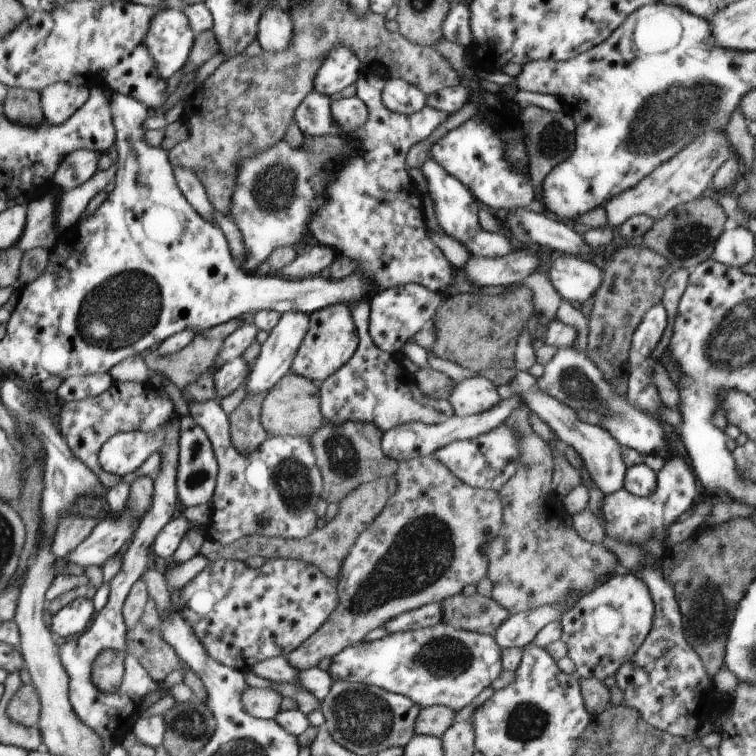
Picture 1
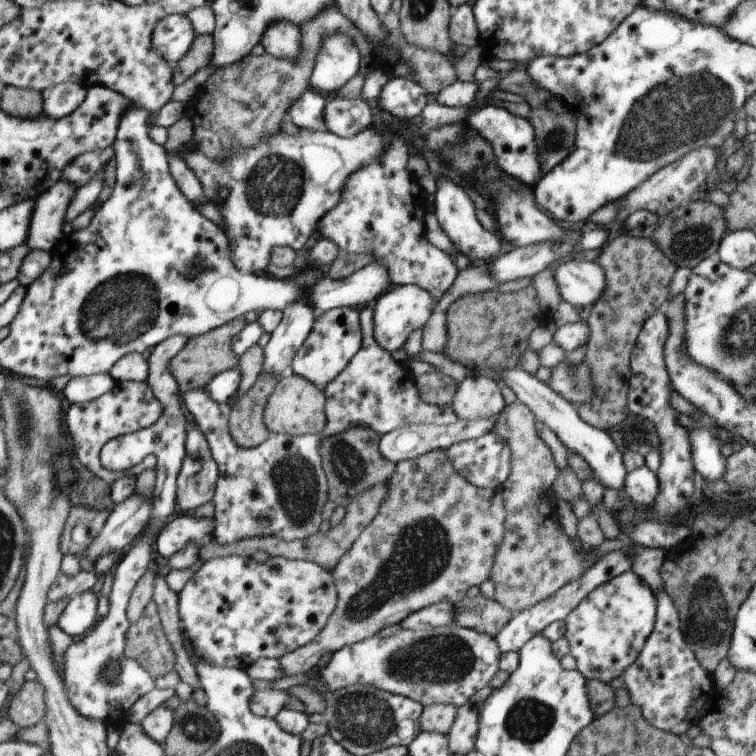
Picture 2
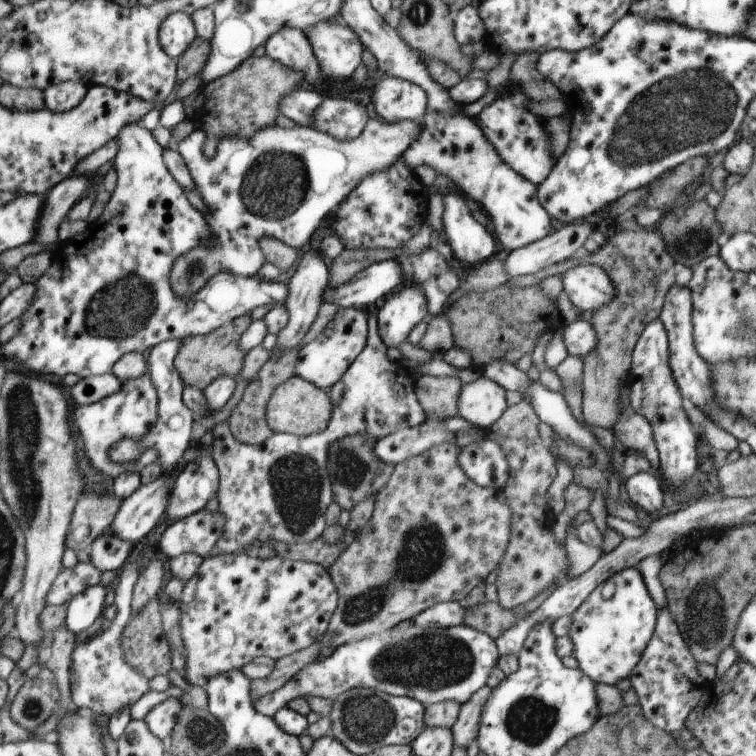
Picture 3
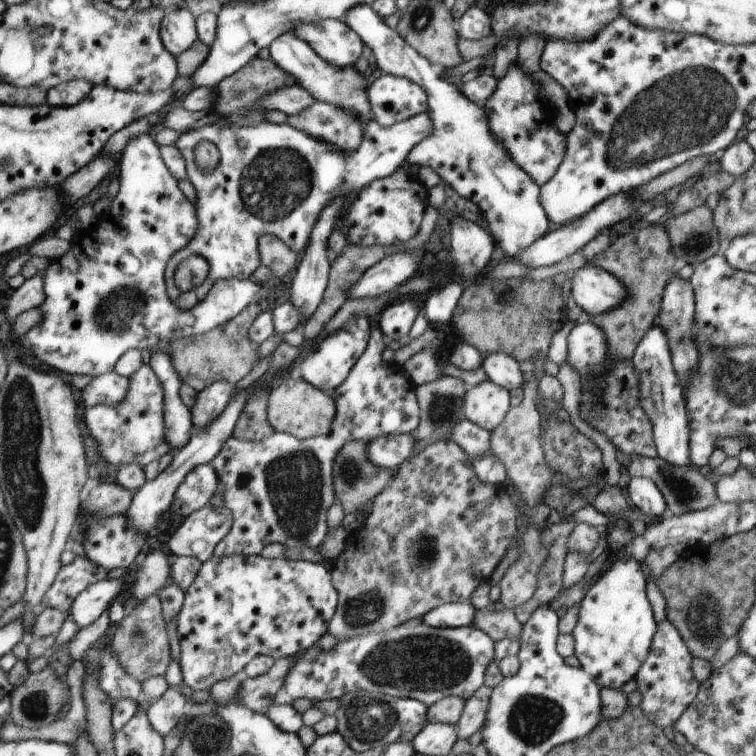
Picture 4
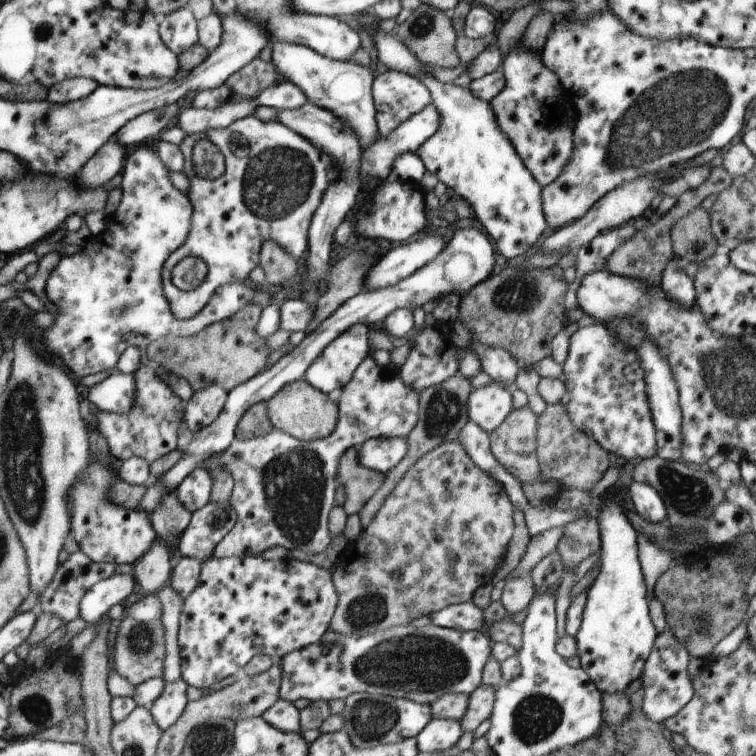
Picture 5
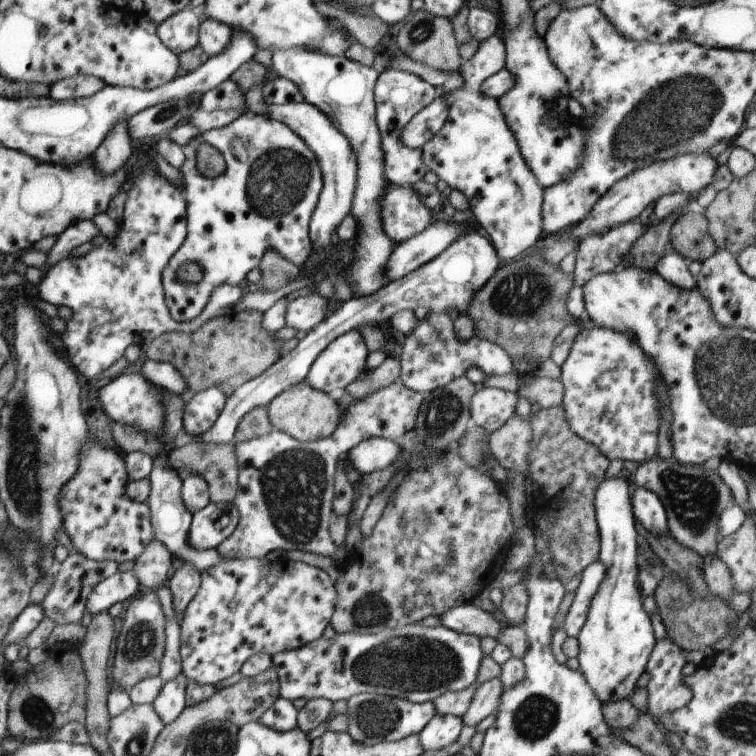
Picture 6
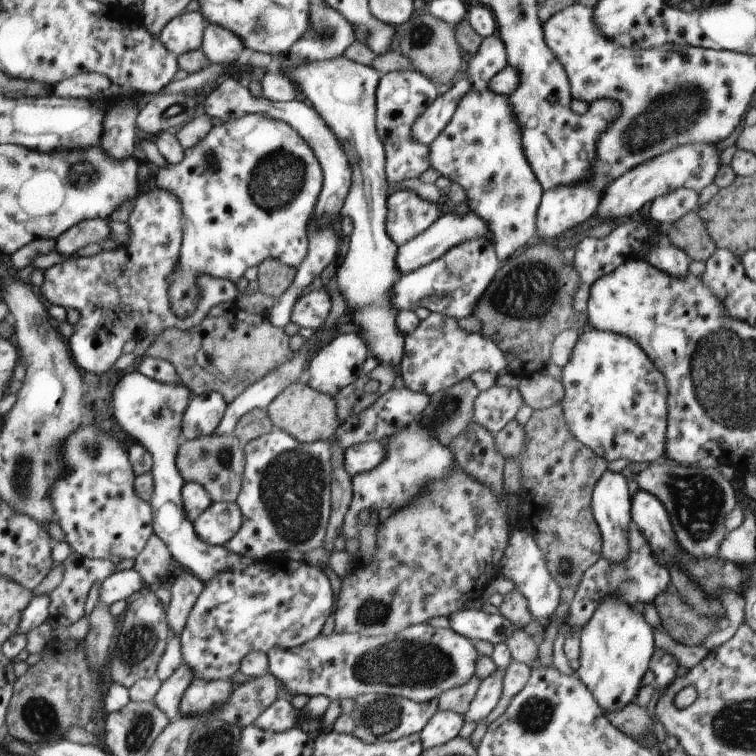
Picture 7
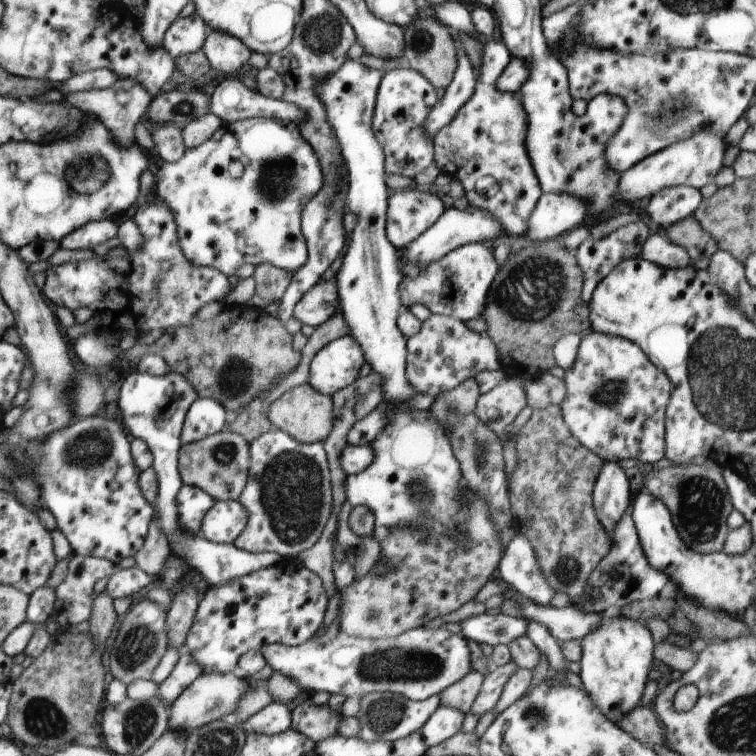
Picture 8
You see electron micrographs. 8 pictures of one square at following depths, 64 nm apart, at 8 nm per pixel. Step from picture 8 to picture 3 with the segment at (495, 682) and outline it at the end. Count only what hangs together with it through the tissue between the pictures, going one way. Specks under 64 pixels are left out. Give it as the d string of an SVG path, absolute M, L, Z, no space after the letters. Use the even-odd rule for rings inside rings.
M486 684L480 690L477 690L470 700L461 704L459 715L451 727L453 732L453 741L456 746L467 746L477 738L481 723L482 711L484 705L490 696L491 688Z

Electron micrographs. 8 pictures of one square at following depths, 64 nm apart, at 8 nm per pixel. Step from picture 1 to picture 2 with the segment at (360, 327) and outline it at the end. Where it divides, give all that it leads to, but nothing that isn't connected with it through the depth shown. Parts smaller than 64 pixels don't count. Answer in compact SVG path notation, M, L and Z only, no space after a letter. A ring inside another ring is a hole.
M368 305L359 309L363 341L360 350L352 357L348 366L324 390L327 401L325 413L327 423L324 430L318 434L291 435L270 433L261 445L246 448L237 445L228 432L228 413L224 406L214 402L205 389L194 389L181 393L186 408L200 425L201 431L208 441L212 458L219 468L216 492L213 496L215 504L214 538L218 544L234 544L242 539L252 537L278 537L285 541L306 541L319 532L322 524L322 508L328 501L327 476L325 475L320 445L322 439L331 435L343 433L350 427L370 427L380 436L392 432L394 429L418 423L434 423L448 425L457 422L458 418L450 404L422 399L415 383L415 375L403 362L392 359L390 352L379 346L374 336L374 311Z

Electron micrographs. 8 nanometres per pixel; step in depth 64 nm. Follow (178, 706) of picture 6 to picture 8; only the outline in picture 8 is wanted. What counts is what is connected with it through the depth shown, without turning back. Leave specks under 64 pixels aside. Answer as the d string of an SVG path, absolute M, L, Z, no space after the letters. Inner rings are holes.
M186 646L179 650L179 660L171 674L159 685L158 696L167 704L178 698L179 694L200 674L202 667L191 659Z

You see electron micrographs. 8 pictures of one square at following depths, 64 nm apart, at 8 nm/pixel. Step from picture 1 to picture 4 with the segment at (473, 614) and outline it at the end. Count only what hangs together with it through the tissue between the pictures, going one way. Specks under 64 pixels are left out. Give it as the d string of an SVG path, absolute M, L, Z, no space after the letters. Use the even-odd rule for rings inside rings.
M491 605L484 610L477 610L474 628L483 630L497 643L502 639L518 639L523 631L521 624L514 615L512 609L504 609L501 612L489 611Z

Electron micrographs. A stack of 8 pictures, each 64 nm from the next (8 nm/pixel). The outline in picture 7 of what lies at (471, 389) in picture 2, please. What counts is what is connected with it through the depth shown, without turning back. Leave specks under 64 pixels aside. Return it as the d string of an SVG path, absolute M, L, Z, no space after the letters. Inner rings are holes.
M494 385L479 392L472 420L495 435L514 419L523 404L525 402L518 388Z

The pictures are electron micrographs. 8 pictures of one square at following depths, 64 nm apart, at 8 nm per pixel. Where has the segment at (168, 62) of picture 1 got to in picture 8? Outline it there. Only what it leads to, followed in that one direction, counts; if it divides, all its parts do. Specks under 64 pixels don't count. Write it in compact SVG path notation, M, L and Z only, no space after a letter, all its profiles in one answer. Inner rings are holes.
M196 13L185 18L175 19L164 33L162 47L177 59L200 50L205 43L206 25Z

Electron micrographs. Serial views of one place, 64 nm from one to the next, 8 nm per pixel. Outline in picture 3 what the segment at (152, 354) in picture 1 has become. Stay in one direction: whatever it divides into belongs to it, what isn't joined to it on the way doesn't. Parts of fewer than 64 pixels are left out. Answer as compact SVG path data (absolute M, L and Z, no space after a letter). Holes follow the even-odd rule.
M248 313L208 334L181 339L180 351L173 363L183 380L183 386L188 385L203 391L214 379L224 375L238 380L241 376L244 358L248 353L248 350L246 352L241 350L239 343L242 333L250 326L252 321L250 313Z

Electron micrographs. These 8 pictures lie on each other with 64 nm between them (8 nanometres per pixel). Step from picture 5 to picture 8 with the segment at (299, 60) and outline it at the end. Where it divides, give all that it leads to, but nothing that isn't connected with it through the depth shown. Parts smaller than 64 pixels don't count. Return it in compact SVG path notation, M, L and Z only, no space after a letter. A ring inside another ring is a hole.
M348 58L330 78L319 79L315 83L315 93L327 108L327 121L338 139L347 166L349 178L347 187L349 191L346 195L343 214L350 211L357 216L358 220L358 224L353 228L348 252L346 252L344 260L342 260L343 264L336 275L339 306L346 321L346 326L349 326L348 335L353 336L362 347L365 362L370 364L372 372L381 376L383 394L381 402L392 405L393 401L401 401L402 403L409 401L418 392L406 376L407 338L401 333L397 325L397 318L403 305L398 290L403 274L400 274L400 268L398 268L398 249L390 244L389 238L386 236L387 204L391 191L384 181L385 156L372 128L375 100L383 73L384 71L366 67L359 60L355 61Z

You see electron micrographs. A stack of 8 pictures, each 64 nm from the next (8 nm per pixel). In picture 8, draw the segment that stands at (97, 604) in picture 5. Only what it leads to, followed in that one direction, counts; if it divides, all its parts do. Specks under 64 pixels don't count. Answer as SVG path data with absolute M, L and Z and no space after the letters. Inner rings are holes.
M138 566L125 569L117 568L110 577L105 590L114 600L123 596L132 596L153 581L154 578Z

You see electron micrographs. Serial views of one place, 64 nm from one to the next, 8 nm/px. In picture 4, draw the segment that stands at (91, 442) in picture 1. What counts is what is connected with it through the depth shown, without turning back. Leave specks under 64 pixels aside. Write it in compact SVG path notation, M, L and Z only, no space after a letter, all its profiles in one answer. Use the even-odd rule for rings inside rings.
M148 362L129 378L129 387L125 399L114 406L96 405L84 407L83 419L88 425L88 433L94 436L100 454L113 466L138 463L143 466L158 461L171 450L165 441L166 423L164 416L164 391L156 373Z

